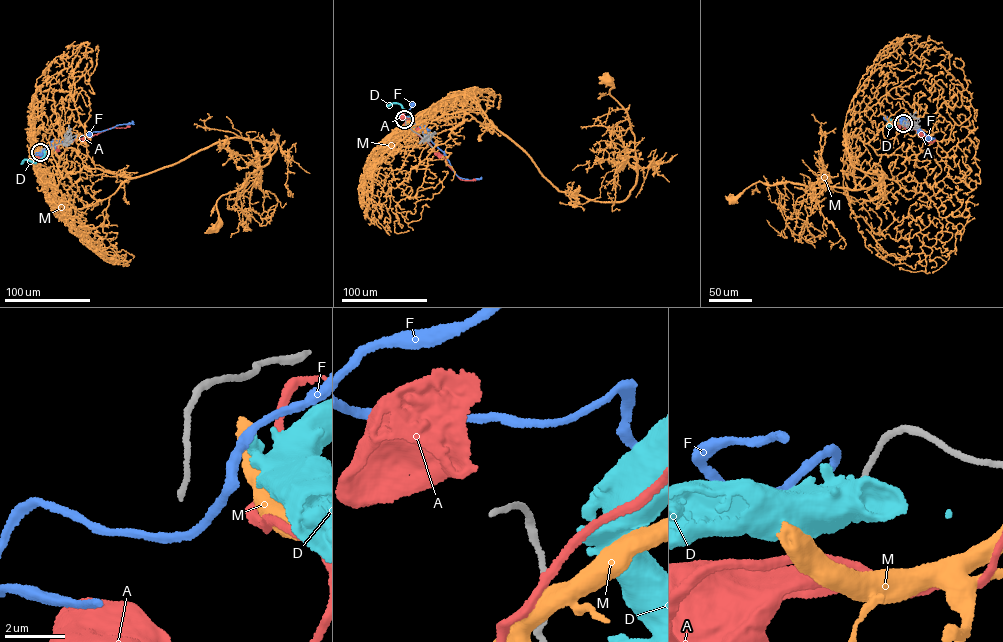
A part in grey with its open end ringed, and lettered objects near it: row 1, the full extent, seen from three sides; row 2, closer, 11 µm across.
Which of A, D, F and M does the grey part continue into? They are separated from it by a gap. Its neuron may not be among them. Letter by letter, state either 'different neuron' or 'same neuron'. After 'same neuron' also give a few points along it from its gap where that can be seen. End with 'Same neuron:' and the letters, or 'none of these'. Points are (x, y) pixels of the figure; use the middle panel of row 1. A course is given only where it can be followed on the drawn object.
A: different neuron
D: different neuron
F: different neuron
M: different neuron
Same neuron: none of these

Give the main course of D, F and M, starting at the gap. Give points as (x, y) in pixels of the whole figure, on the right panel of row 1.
D: (902, 123), (889, 126), (888, 122), (890, 119), (894, 124)
F: (900, 122), (891, 122), (885, 117)
M: (903, 124), (888, 123), (865, 143), (844, 133), (851, 166), (886, 176), (868, 188), (759, 181), (731, 200)

